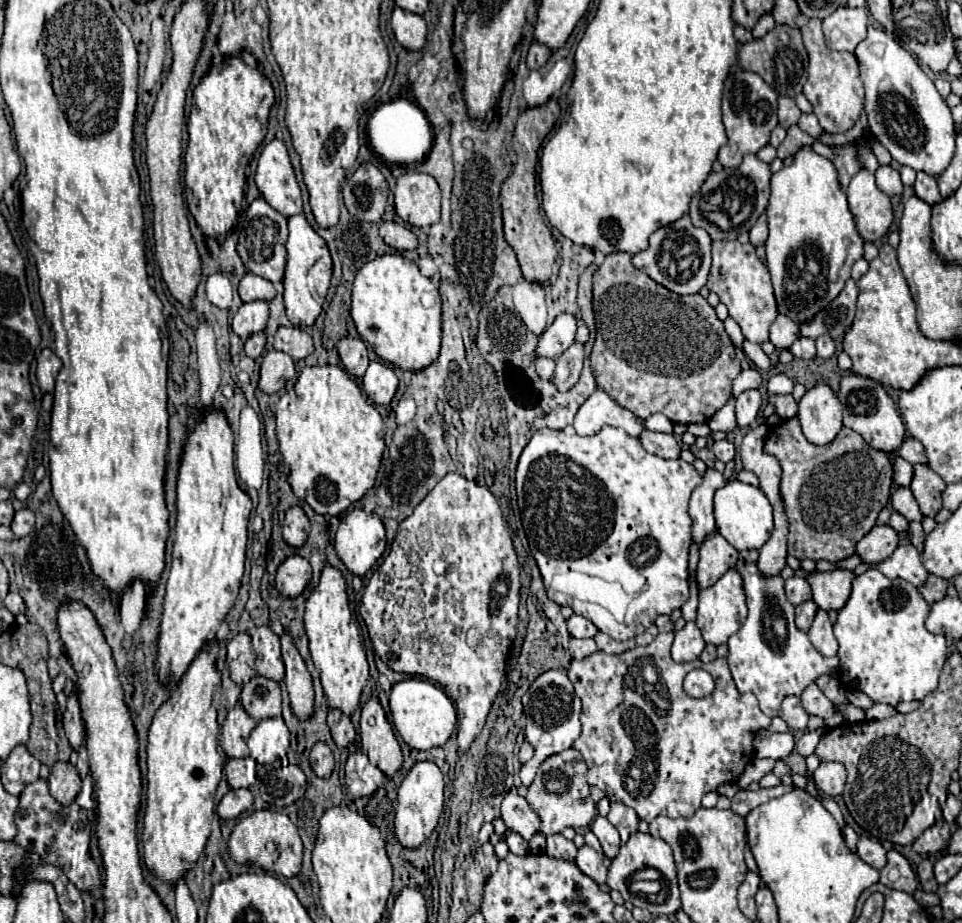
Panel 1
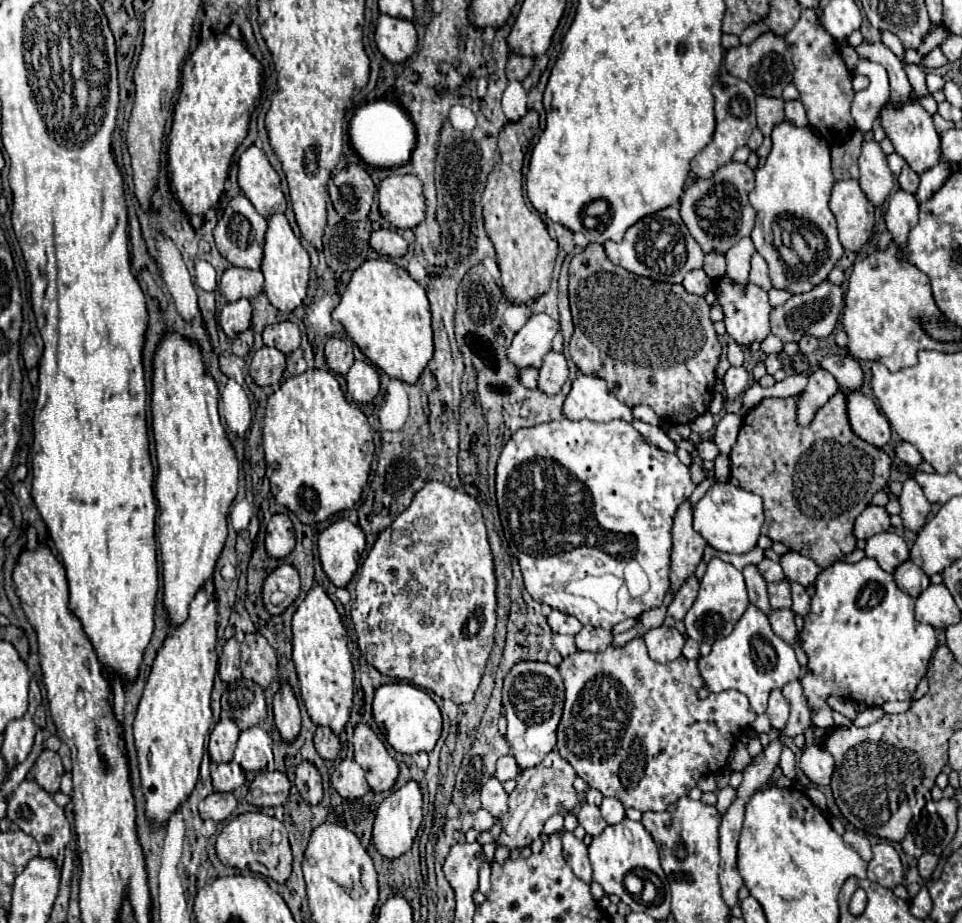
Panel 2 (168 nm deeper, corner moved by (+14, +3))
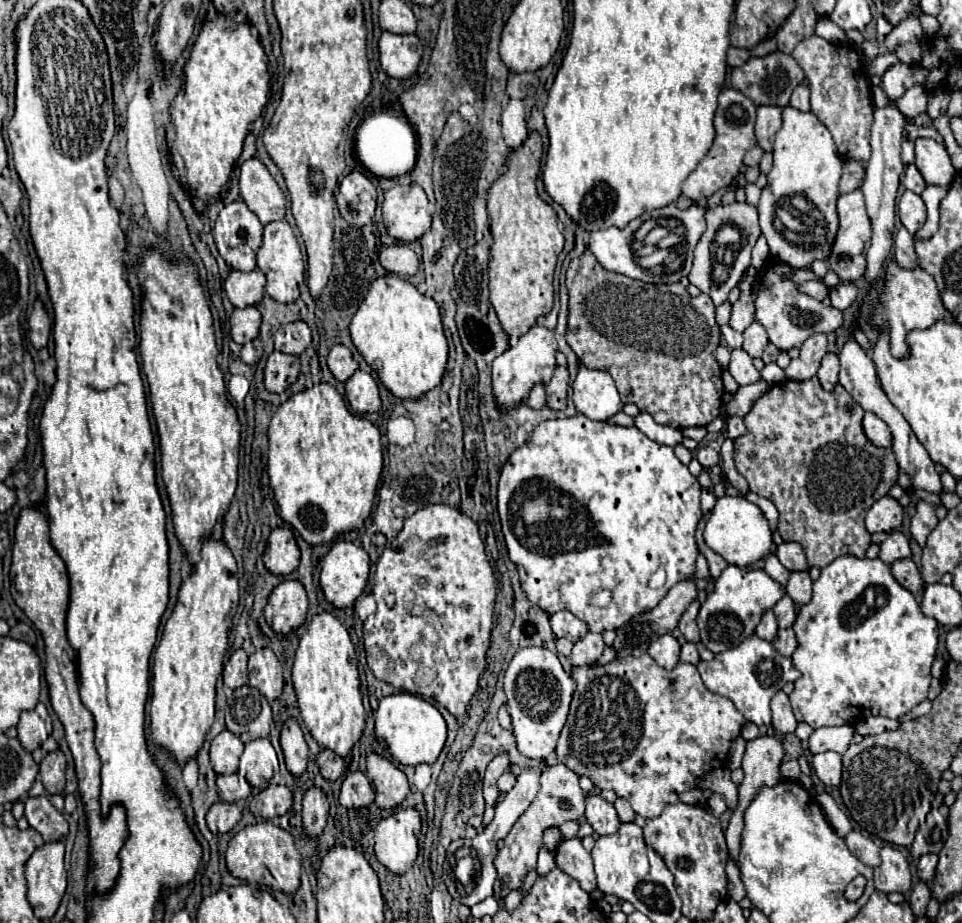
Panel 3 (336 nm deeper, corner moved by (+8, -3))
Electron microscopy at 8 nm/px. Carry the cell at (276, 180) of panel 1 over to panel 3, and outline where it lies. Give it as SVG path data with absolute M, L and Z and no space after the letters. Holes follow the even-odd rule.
M256 157L248 159L240 167L240 197L262 225L284 219L284 193Z

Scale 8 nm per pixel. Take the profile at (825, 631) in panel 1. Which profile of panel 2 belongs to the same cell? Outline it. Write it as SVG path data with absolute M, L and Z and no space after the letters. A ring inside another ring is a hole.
M792 583L792 611L800 617L808 615L808 607L810 607L810 595L806 593L806 589L798 583Z

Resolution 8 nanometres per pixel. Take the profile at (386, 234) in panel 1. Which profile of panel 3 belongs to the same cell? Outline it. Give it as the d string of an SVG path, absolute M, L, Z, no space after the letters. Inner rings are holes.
M390 245L390 247L384 247L380 251L380 265L390 271L390 273L398 273L398 275L416 275L418 273L418 257L416 253L408 247L408 245Z

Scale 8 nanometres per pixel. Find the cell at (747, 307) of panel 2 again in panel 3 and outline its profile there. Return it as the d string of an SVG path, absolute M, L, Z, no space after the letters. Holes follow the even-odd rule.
M752 323L746 331L744 331L744 351L750 357L762 357L764 347L768 345L768 333L766 329L762 329L762 325Z

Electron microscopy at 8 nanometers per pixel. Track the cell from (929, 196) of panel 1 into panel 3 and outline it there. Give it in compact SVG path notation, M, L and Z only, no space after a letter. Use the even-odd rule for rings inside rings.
M908 165L908 167L906 167L904 185L906 185L908 191L914 191L914 193L922 193L922 191L926 189L926 183L924 183L920 171L916 169L916 165Z

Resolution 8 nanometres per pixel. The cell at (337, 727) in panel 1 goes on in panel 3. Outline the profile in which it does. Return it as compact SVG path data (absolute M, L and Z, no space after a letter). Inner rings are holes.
M322 749L318 759L316 759L318 767L320 767L320 773L324 779L328 781L336 781L342 773L344 773L344 761L340 755L336 755L334 751L328 751L328 749Z

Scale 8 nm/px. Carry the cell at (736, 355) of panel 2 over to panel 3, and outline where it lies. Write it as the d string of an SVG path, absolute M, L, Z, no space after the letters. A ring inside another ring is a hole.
M722 325L720 329L722 329L722 335L724 335L726 343L728 343L732 349L734 349L734 347L742 347L742 333L734 331L730 325Z

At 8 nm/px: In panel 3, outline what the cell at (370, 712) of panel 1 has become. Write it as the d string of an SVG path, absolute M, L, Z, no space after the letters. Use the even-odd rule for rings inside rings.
M370 753L366 759L366 775L376 791L376 805L380 809L394 809L402 805L410 793L406 775L376 753Z

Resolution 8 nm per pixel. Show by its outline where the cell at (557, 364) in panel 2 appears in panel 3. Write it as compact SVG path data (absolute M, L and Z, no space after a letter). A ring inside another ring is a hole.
M556 367L550 383L546 383L546 401L554 411L566 409L566 393L568 393L568 369Z

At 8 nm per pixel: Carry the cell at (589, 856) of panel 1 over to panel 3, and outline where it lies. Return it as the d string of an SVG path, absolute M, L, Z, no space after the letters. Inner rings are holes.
M578 837L562 841L556 849L556 867L574 877L580 887L590 893L596 889L596 875L592 867L590 853L582 847L582 841Z

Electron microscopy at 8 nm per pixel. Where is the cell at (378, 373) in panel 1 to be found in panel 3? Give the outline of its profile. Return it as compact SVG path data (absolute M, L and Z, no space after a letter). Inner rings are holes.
M360 369L346 381L346 399L356 413L374 413L380 409L378 385L372 375Z

